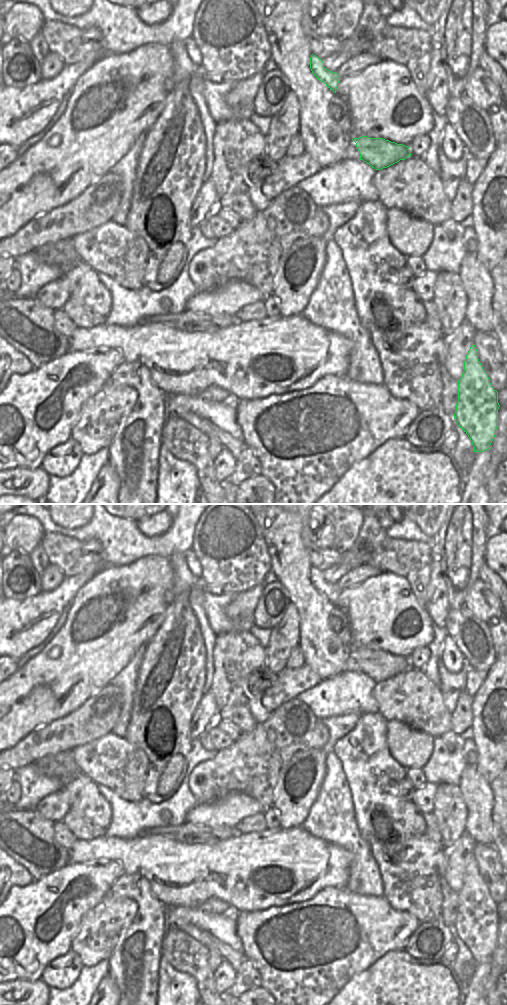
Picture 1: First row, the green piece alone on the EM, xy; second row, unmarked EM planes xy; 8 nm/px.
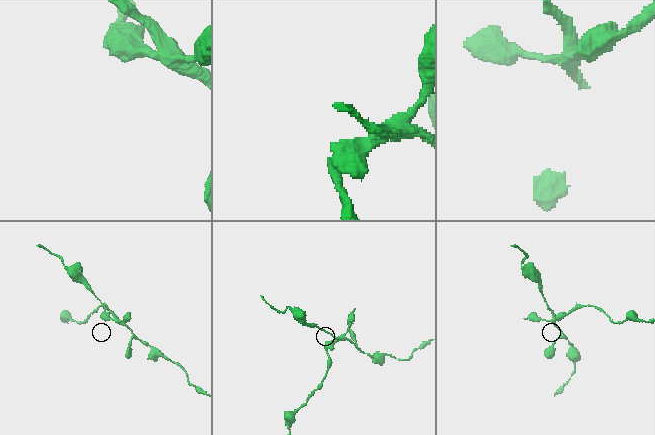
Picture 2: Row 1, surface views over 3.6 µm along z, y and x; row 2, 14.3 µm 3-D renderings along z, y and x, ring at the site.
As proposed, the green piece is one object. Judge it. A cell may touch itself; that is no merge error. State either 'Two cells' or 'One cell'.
Two cells

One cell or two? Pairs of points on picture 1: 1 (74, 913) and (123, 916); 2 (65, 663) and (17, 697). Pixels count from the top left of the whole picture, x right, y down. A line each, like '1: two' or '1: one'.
1: two
2: one

